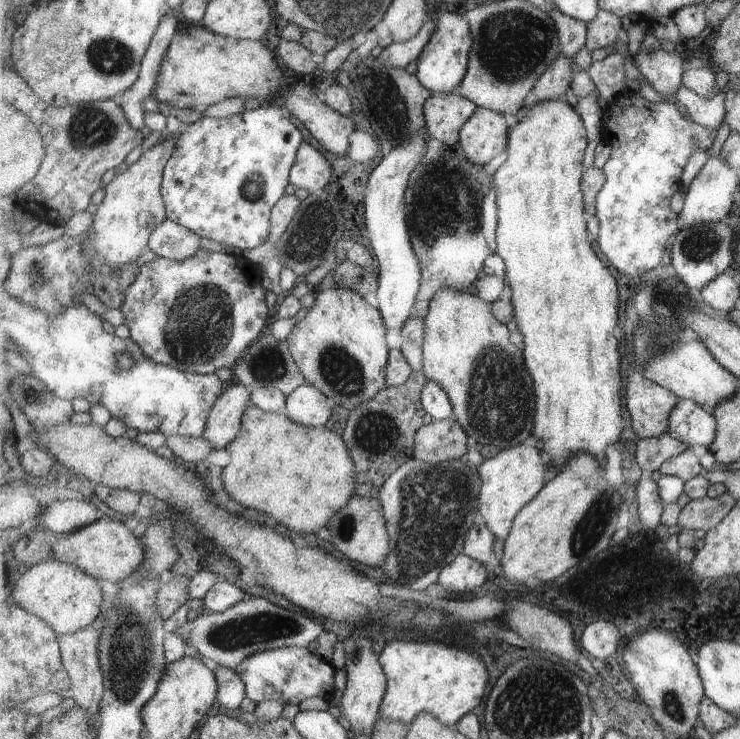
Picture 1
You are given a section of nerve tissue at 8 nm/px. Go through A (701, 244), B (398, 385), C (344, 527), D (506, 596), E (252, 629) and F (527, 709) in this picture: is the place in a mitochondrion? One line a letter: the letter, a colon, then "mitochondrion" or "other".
A: mitochondrion
B: other
C: mitochondrion
D: other
E: mitochondrion
F: mitochondrion

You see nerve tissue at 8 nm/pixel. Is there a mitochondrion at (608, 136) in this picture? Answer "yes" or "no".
no

